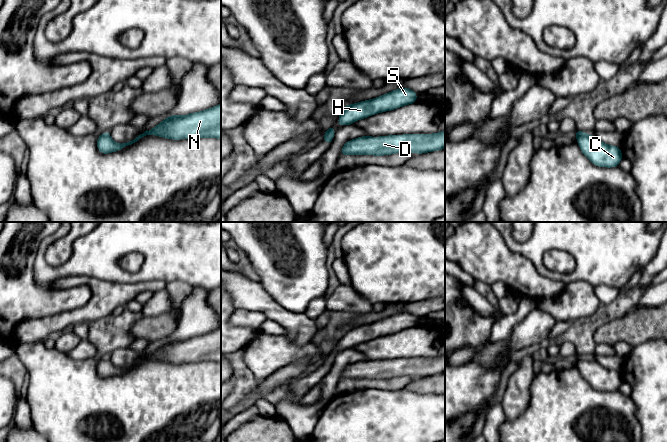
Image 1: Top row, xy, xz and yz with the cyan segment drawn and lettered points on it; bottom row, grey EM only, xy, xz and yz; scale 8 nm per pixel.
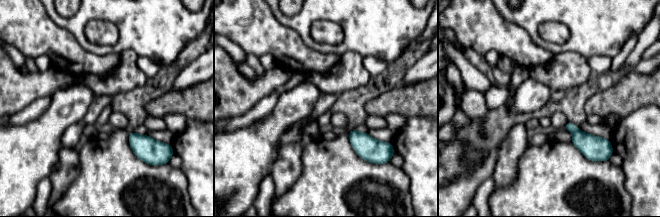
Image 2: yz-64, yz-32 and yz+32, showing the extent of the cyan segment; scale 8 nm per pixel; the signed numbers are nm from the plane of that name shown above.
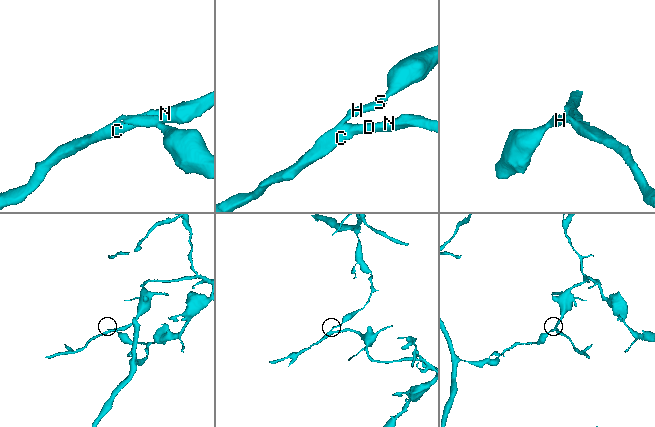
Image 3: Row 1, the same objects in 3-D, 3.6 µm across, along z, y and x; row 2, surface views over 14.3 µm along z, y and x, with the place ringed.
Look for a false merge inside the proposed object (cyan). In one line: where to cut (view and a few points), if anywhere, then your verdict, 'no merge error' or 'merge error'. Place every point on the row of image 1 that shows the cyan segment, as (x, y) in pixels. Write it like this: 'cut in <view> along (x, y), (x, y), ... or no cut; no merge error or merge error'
cut in xz along (325, 133), (332, 137); merge error

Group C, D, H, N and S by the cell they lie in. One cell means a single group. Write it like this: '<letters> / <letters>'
C D N / H S

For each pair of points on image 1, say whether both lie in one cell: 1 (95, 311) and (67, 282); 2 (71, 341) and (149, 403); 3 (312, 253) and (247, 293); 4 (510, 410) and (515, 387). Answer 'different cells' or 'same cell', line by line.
1: same cell
2: different cells
3: different cells
4: same cell

